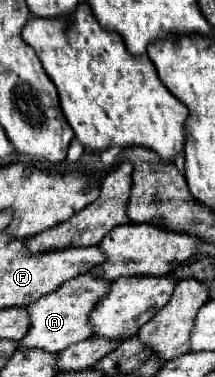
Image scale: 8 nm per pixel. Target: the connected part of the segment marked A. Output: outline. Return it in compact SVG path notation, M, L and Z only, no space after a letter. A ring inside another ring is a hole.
M79 274L77 278L61 284L55 292L43 296L41 300L33 302L27 306L29 314L29 330L27 334L17 342L17 348L29 350L29 348L39 348L47 350L51 354L59 354L71 344L77 344L81 340L91 338L93 330L89 326L89 312L93 306L99 302L109 292L109 282L101 280L95 274Z

